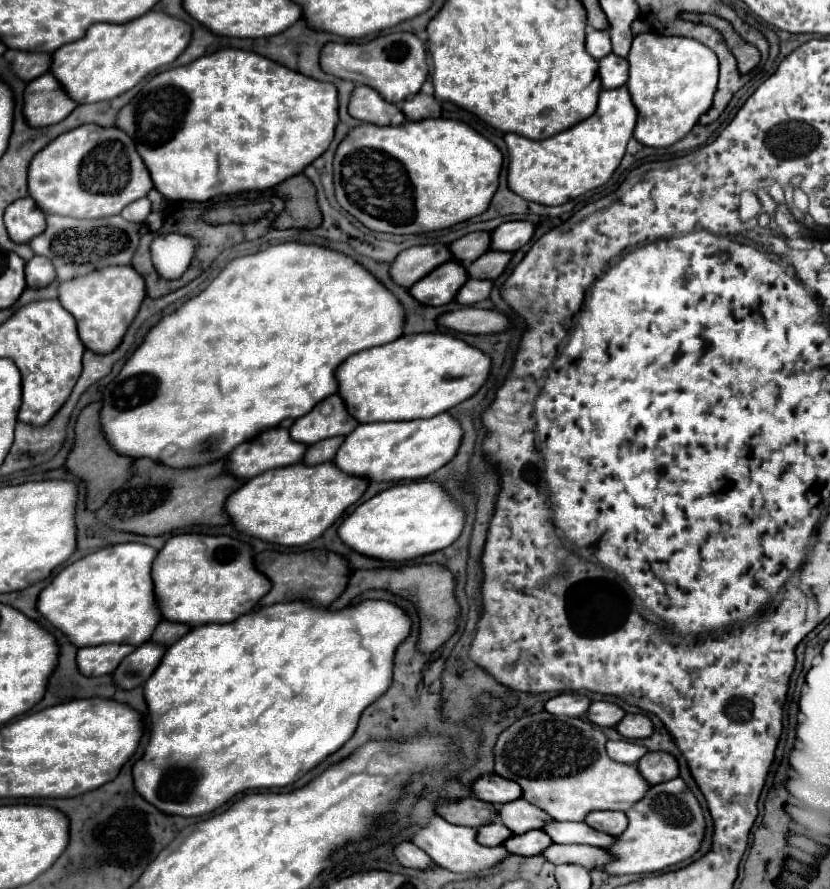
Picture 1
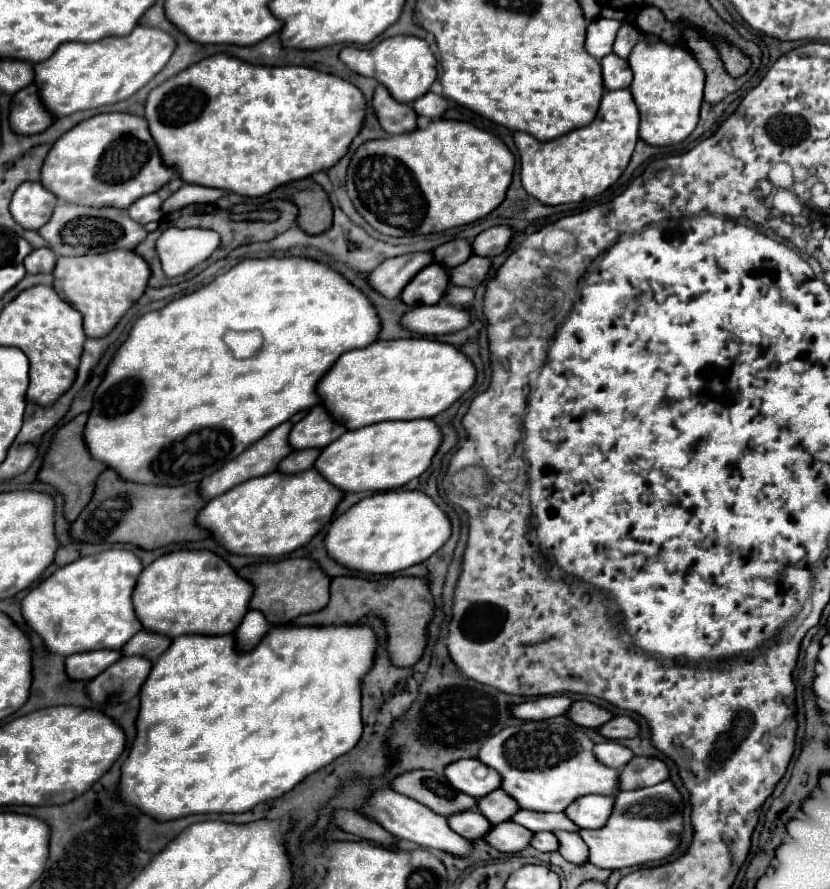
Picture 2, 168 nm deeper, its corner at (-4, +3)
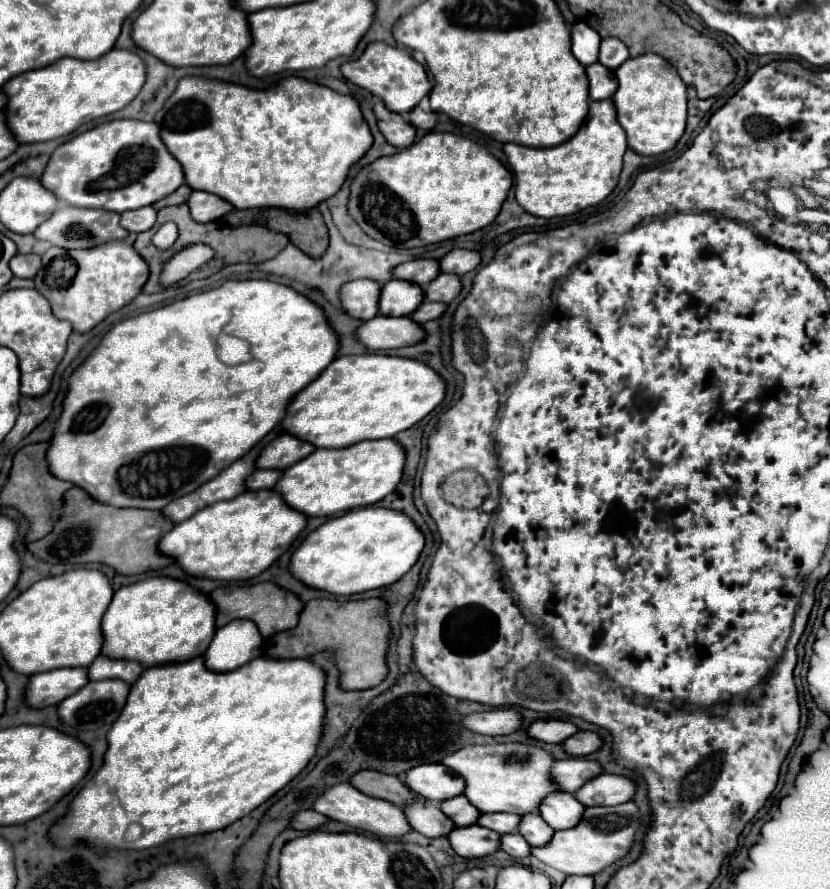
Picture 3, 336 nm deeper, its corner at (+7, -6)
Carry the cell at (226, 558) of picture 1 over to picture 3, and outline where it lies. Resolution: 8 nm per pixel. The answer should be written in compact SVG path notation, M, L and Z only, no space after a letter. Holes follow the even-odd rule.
M148 577L138 583L126 585L114 593L110 607L102 617L102 627L104 655L136 659L144 667L162 665L170 661L188 661L192 657L204 655L204 649L208 649L208 645L212 643L212 635L216 633L216 607L202 591L190 587L186 581L172 577Z

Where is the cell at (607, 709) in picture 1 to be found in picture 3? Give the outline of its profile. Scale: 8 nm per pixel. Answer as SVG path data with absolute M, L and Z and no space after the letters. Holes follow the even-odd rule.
M538 719L528 727L528 735L544 743L564 743L568 737L576 735L578 731L580 729L574 723L562 719Z

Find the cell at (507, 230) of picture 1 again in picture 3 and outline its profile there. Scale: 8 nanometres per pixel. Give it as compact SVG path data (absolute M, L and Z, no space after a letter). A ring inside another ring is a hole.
M454 249L448 255L444 255L440 259L440 271L442 273L456 273L456 275L464 275L472 269L476 269L480 265L482 257L478 251L470 251L470 249Z

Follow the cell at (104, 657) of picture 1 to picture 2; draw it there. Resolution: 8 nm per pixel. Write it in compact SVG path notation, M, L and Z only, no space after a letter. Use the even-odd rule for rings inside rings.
M119 650L81 652L65 658L65 672L73 680L93 680L95 676L99 676L99 672L109 668L119 658L121 658Z

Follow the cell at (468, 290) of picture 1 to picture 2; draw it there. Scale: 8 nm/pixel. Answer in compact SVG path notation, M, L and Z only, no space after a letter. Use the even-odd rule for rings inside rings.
M449 286L443 300L451 306L467 306L471 304L475 298L475 292L471 288L455 288L455 286Z

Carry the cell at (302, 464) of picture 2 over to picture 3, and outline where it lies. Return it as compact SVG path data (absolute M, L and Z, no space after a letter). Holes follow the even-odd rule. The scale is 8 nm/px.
M256 469L248 479L246 479L246 489L272 489L276 481L282 477L282 471L278 469Z

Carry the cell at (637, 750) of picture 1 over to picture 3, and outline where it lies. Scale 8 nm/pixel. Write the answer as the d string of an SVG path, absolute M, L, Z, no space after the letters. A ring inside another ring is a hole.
M570 757L566 761L556 761L552 767L554 783L568 793L576 793L576 789L580 789L584 781L590 781L600 773L602 773L602 765L586 757Z

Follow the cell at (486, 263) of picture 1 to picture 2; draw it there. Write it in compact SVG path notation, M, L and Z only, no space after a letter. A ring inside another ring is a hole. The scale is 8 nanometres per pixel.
M471 256L467 262L447 270L449 274L449 282L453 286L467 286L467 288L477 288L487 272L489 272L489 264L491 260L489 258L481 258L481 256Z

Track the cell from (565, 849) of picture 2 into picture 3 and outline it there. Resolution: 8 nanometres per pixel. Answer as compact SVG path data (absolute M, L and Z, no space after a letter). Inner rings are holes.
M536 813L524 815L518 831L532 847L548 845L548 841L552 841L552 833L554 833L552 827L548 827L546 821L540 815L536 815Z

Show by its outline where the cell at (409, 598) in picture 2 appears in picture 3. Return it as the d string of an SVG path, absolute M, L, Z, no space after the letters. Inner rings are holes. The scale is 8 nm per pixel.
M312 599L306 603L296 629L276 633L264 641L268 657L308 657L326 647L336 651L336 663L342 671L342 689L370 689L380 685L388 675L388 639L390 639L390 605L384 599L358 599L338 603L334 599Z

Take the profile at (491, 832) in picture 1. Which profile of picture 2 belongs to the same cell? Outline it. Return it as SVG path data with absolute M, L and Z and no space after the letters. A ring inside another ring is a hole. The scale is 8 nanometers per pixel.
M475 810L451 814L451 816L447 816L447 824L453 832L457 832L459 836L463 836L467 840L483 838L491 830L491 824L487 822L487 818L483 818L483 814L479 814Z

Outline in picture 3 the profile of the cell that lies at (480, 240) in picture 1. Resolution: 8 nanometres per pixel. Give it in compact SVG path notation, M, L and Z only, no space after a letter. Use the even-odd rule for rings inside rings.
M414 259L394 269L396 279L418 283L422 289L440 275L440 263L436 259Z

